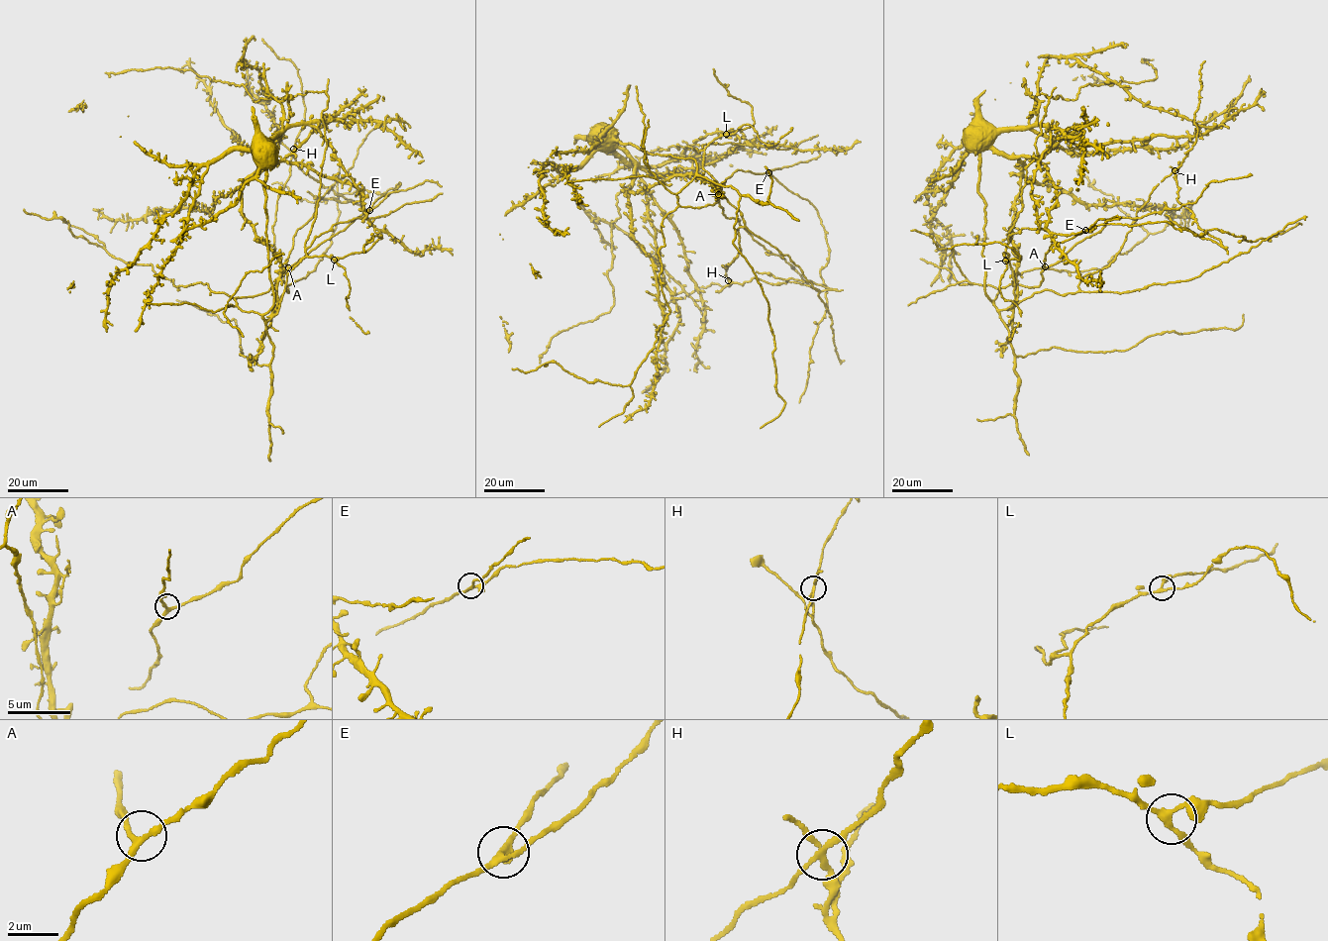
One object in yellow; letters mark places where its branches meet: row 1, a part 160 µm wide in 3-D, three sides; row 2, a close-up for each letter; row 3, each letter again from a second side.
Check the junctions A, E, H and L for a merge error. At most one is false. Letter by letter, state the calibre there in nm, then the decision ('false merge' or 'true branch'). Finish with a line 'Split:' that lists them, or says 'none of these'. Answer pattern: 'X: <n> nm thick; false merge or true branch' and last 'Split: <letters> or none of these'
A: 220 nm thick; true branch
E: 240 nm thick; true branch
H: 190 nm thick; false merge
L: 200 nm thick; true branch
Split: H

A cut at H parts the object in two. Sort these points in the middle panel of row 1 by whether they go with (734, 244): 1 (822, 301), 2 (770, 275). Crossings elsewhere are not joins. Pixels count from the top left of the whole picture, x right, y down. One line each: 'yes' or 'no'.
1: yes
2: no

